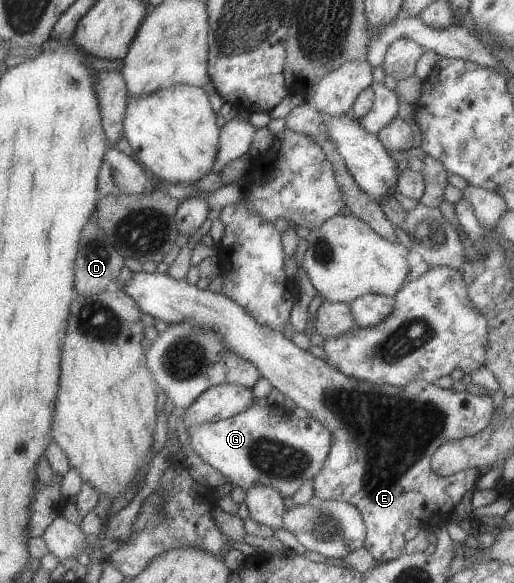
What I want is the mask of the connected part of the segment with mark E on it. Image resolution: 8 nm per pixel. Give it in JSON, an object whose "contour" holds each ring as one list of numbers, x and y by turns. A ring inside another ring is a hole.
{"contour":[[135,272,127,284,123,284,122,291,135,300,142,313,167,324,187,322,191,326,217,332,229,352,253,364,261,378,265,378,283,397,293,400,297,407,306,410,311,418,315,418,323,428,329,430,331,448,319,474,315,474,312,480,312,494,319,500,347,502,357,508,366,526,362,547,377,563,395,560,401,554,406,543,403,533,408,527,444,525,463,494,475,488,479,473,442,477,430,473,430,462,441,442,462,439,489,426,495,410,488,394,476,396,467,391,453,392,422,380,407,382,401,387,355,380,345,376,323,359,313,357,309,351,297,347,282,332,271,330,269,326,259,326,243,308,221,293,197,289,185,279,173,280,166,272]]}

